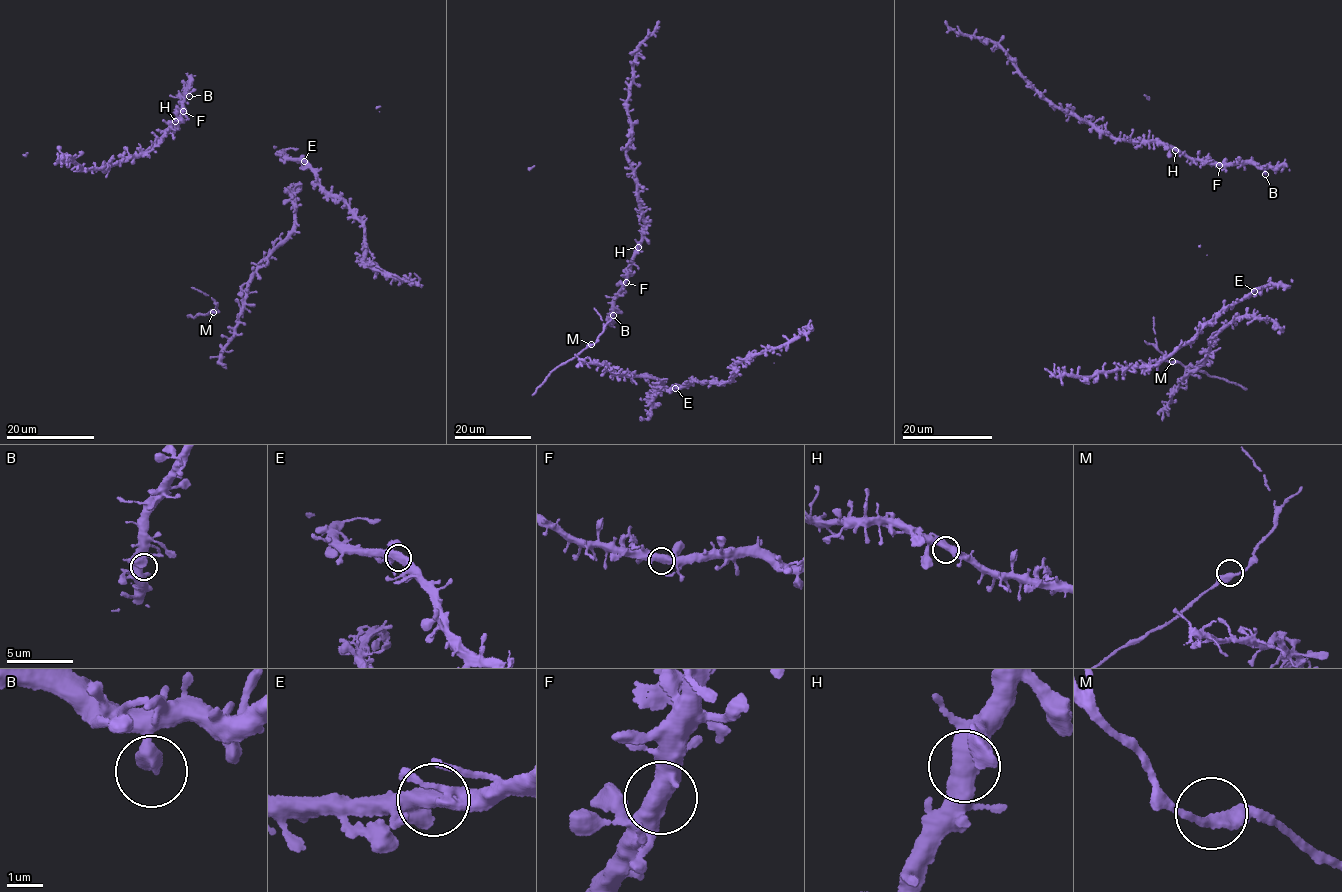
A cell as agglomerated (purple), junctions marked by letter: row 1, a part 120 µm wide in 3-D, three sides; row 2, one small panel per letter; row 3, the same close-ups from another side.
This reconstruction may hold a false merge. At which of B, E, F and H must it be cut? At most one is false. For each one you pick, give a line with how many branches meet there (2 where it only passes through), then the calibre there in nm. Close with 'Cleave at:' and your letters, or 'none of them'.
Cleave at: none of them

